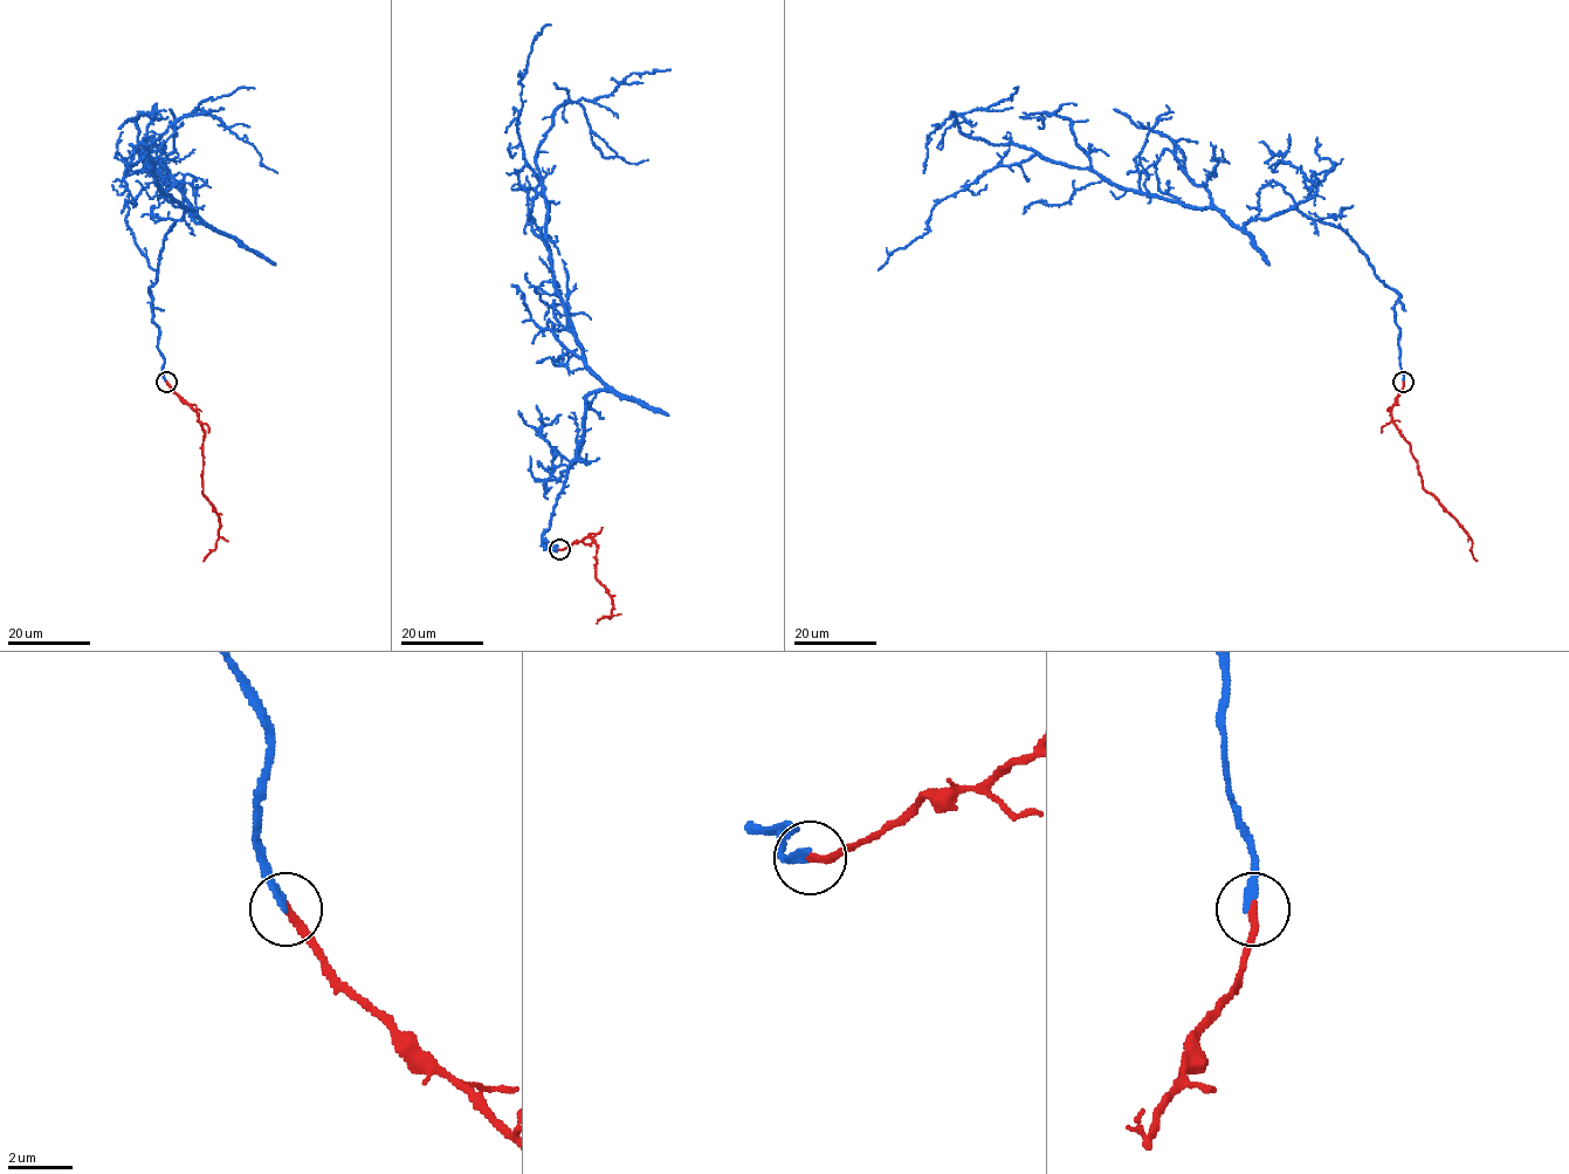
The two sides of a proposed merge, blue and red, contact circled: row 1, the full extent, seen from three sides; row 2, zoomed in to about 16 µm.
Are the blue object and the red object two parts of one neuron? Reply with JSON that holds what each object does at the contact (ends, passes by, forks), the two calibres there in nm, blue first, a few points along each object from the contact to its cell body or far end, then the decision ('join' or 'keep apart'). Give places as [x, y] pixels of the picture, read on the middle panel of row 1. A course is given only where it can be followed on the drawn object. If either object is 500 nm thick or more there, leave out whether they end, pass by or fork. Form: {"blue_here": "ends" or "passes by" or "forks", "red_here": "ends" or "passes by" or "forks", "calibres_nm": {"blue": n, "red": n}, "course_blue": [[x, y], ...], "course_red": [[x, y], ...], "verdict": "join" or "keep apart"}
{"blue_here": "ends", "red_here": "ends", "calibres_nm": {"blue": 200, "red": 240}, "course_blue": [[559, 550], [542, 534], [586, 398], [604, 383], [556, 287], [539, 143], [565, 102], [671, 69]], "course_red": [[559, 550], [590, 536], [597, 546], [596, 578], [612, 598], [612, 609], [610, 618], [601, 618], [596, 623]], "verdict": "join"}

